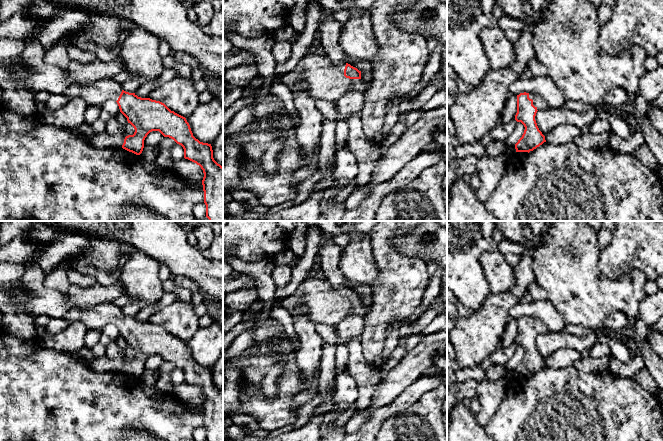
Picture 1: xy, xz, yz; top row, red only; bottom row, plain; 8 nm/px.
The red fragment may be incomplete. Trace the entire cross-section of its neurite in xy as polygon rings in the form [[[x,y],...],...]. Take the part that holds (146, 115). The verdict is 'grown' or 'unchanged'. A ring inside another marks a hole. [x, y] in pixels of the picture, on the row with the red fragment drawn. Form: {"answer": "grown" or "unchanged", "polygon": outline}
{"answer": "grown", "polygon": [[[112,78],[93,83],[71,83],[63,94],[69,99],[80,97],[88,105],[102,106],[113,99],[135,132],[124,139],[122,148],[140,155],[144,140],[152,131],[173,139],[184,149],[184,158],[201,167],[206,217],[209,221],[223,221],[223,167],[213,158],[211,144],[200,142],[193,136],[186,118],[171,111],[164,103],[138,97],[122,89]]]}

